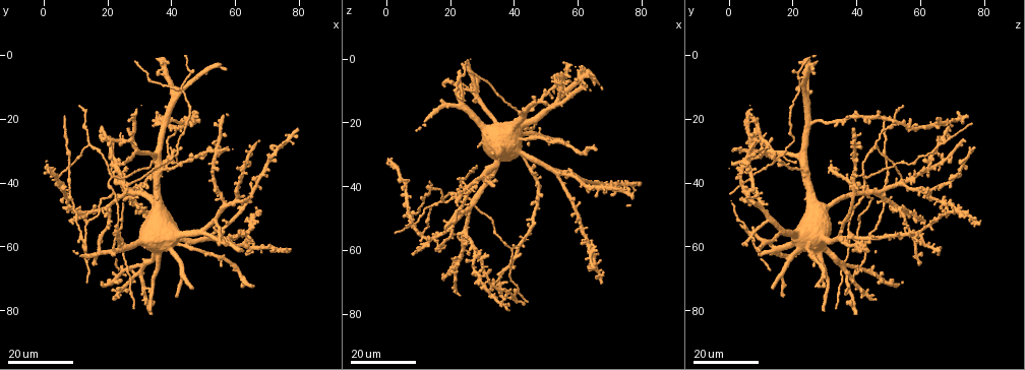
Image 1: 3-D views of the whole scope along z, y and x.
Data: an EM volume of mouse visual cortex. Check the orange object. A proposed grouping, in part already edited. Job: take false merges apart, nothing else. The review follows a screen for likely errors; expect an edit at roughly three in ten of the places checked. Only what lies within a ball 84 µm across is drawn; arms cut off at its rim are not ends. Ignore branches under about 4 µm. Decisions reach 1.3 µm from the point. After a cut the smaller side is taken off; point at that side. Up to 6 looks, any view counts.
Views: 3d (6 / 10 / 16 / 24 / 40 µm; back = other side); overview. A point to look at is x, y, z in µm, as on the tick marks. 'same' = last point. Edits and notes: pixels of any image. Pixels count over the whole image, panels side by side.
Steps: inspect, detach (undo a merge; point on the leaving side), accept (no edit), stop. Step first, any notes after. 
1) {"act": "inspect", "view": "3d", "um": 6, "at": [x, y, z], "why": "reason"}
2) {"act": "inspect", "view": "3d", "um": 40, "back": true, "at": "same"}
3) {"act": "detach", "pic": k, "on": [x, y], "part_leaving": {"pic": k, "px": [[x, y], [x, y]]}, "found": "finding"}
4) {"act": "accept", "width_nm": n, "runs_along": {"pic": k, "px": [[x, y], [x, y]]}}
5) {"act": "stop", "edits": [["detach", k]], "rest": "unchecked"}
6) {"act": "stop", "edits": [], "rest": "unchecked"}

{"act": "inspect", "view": "3d", "um": 24, "at": [21.0, 38.5, 42.0], "why": "branch point"}

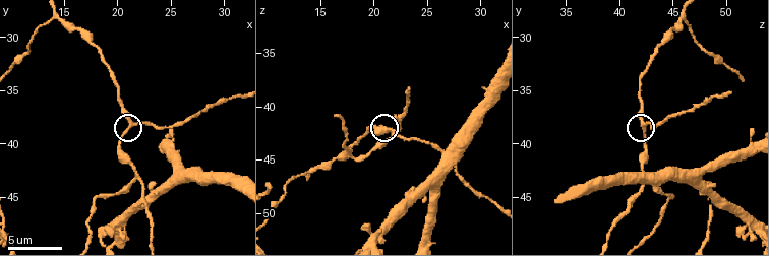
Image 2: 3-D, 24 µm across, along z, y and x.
{"act": "inspect", "view": "3d", "um": 10, "at": [21.4, 38.2, 42.2]}

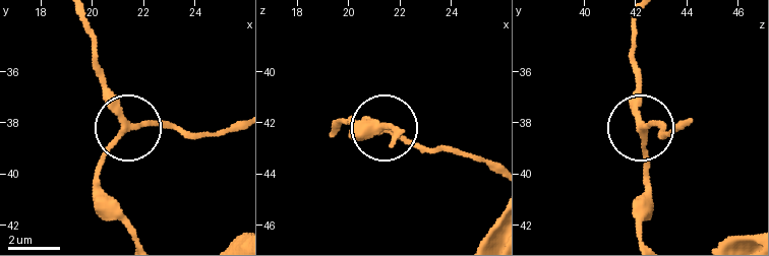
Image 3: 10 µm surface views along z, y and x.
{"act": "accept", "side_arm_um": 35, "runs_along": {"pic": 3, "px": [[640, 235], [645, 142], [638, 79]]}, "found": "one neuron here"}

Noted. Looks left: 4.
{"act": "inspect", "view": "3d", "um": 16, "at": [22.2, 43.2, 42.4], "why": "two arms in line, one across"}

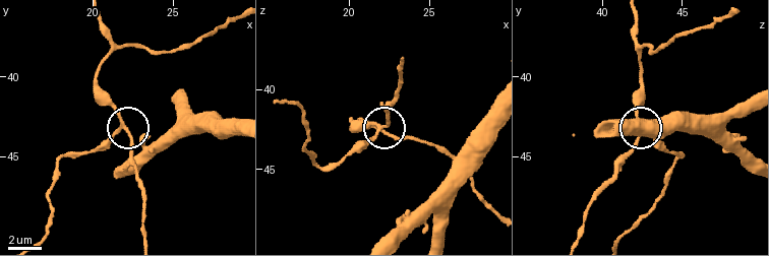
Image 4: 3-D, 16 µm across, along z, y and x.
{"act": "inspect", "view": "3d", "um": 16, "back": true, "at": [21.9, 43.1, 42.5]}

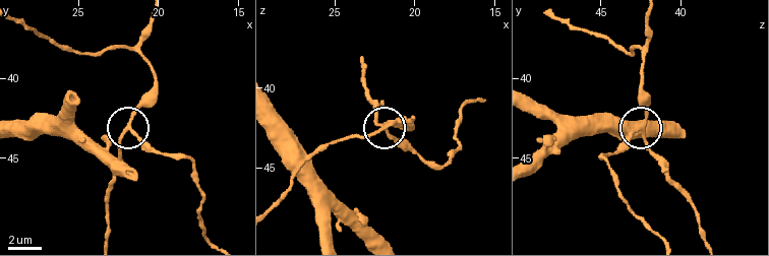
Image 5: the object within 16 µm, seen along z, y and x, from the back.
{"act": "detach", "pic": 5, "on": [139, 141], "width_nm": 160, "part_leaving": {"pic": 5, "px": [[129, 128], [157, 150], [189, 161], [210, 239]]}, "found": "two neurons meet here"}

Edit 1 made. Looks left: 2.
{"act": "stop", "edits": [["detach", 5]], "rest": "unchecked"}

